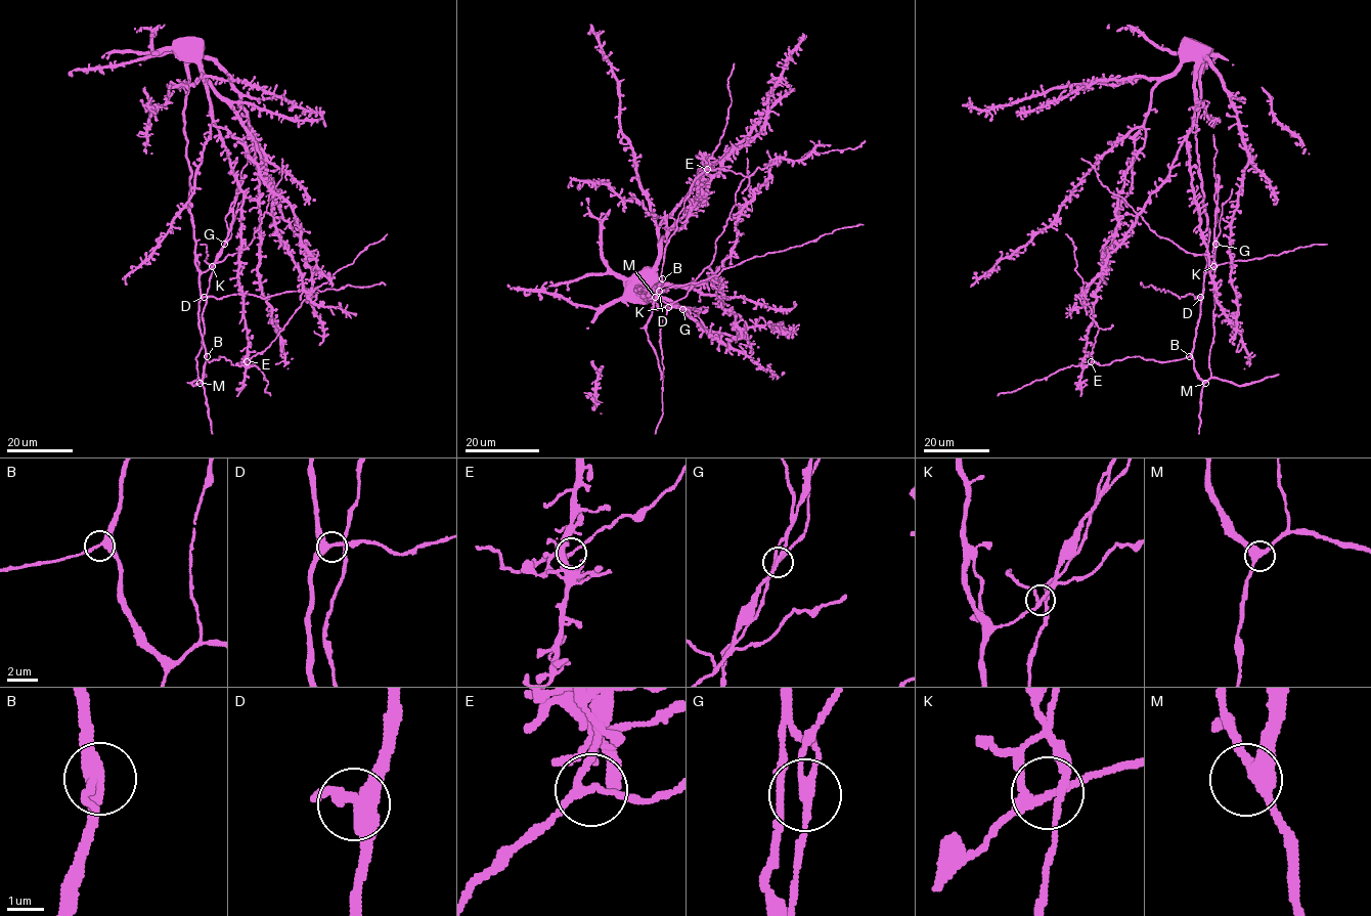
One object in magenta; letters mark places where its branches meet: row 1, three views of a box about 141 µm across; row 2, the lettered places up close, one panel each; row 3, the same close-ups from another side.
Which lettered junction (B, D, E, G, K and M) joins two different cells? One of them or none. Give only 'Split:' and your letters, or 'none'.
Split: G

